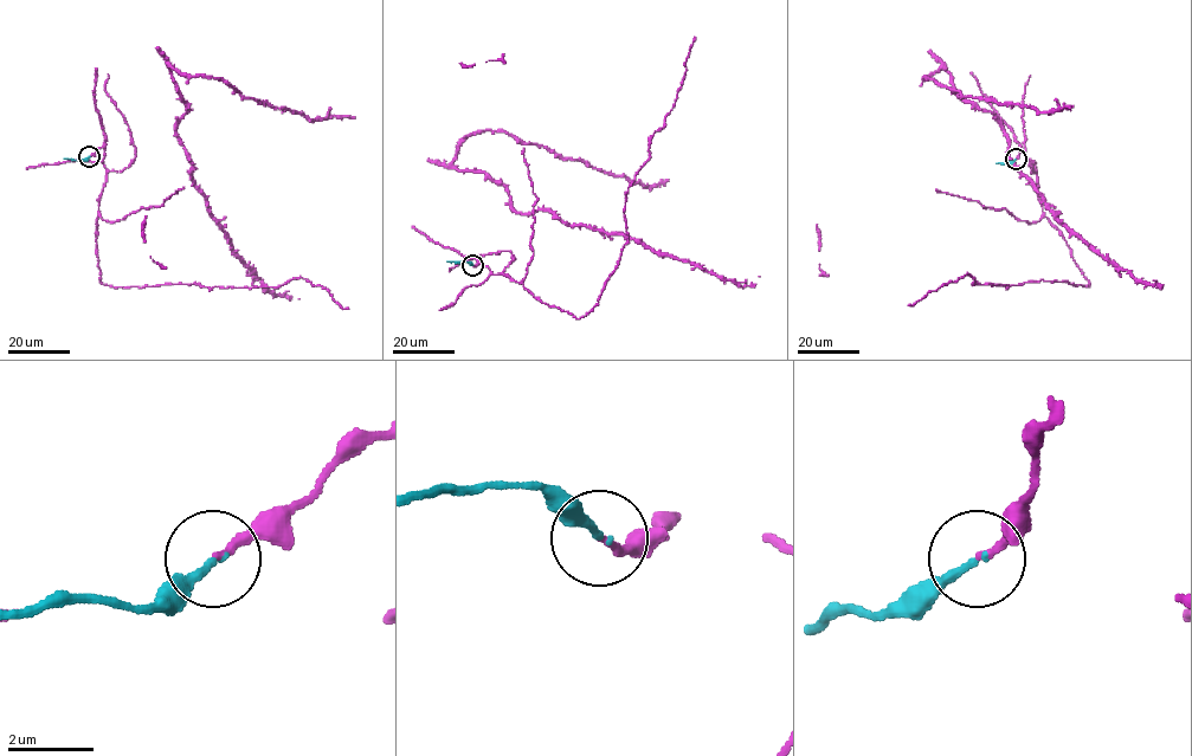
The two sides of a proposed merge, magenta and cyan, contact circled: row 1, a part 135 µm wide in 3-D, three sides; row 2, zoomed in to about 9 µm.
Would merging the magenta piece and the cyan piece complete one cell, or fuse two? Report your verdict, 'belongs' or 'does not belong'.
belongs

